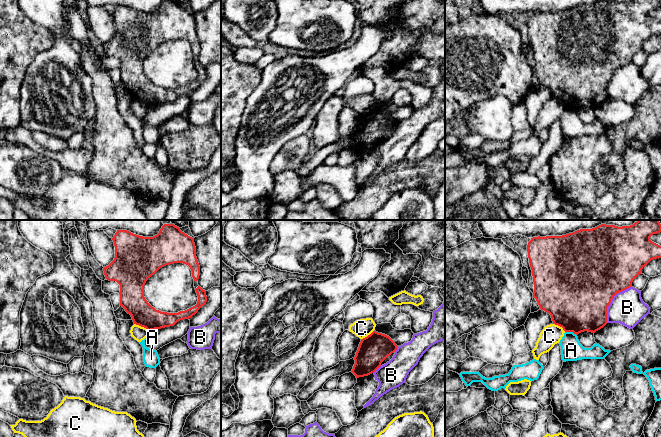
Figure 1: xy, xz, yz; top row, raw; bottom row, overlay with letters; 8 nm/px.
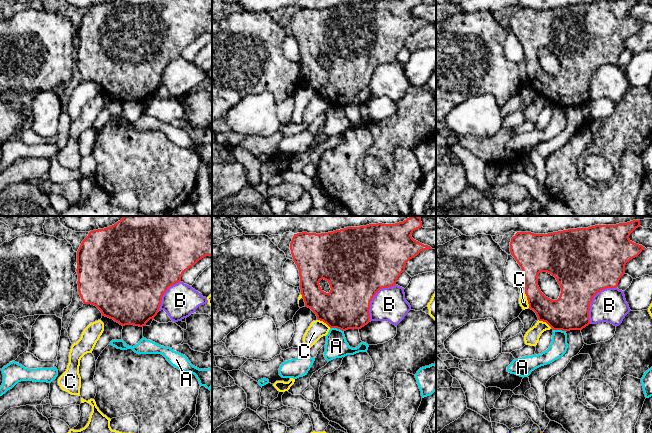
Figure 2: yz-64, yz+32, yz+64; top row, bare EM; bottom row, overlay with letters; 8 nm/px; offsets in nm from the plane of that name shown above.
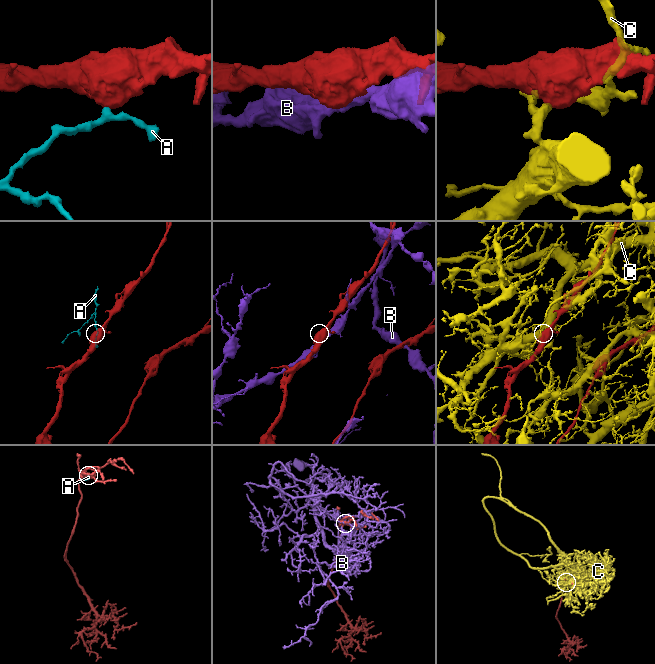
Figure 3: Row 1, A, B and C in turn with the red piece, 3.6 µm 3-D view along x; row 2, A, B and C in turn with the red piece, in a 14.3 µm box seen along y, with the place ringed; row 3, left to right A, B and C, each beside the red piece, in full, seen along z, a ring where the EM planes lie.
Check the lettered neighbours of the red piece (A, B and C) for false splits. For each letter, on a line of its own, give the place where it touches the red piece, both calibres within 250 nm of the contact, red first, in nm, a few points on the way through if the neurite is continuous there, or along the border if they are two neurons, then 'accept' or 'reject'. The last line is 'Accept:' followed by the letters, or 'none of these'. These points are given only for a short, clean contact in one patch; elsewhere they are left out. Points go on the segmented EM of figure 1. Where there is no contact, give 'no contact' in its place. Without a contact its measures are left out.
A: yz (571, 331) | 480/180 nm | along yz (565, 331), (571, 331), (576, 335) | reject
B: yz (610, 301) | 500/280 nm | reject
C: xy (141, 326) | 200/120 nm | reject
Accept: none of these

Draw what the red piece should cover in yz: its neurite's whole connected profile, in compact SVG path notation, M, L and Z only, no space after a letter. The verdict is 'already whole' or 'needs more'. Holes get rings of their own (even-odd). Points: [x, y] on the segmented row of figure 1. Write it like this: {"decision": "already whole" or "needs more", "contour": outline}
{"decision": "already whole", "contour": "M638 220L633 225L618 227L615 225L601 224L592 229L580 229L573 233L562 236L533 237L528 242L527 252L530 267L532 270L534 292L533 297L536 299L541 310L551 315L553 324L563 328L565 332L573 332L578 335L581 332L588 331L595 333L607 324L607 307L610 305L613 297L632 286L633 280L642 272L642 269L653 259L661 258L661 246L652 242L650 237L653 234L661 232L659 220Z"}

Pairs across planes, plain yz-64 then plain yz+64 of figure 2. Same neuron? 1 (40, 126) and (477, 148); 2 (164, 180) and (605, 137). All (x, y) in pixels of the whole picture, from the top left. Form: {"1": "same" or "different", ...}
{"1": "different", "2": "different"}

